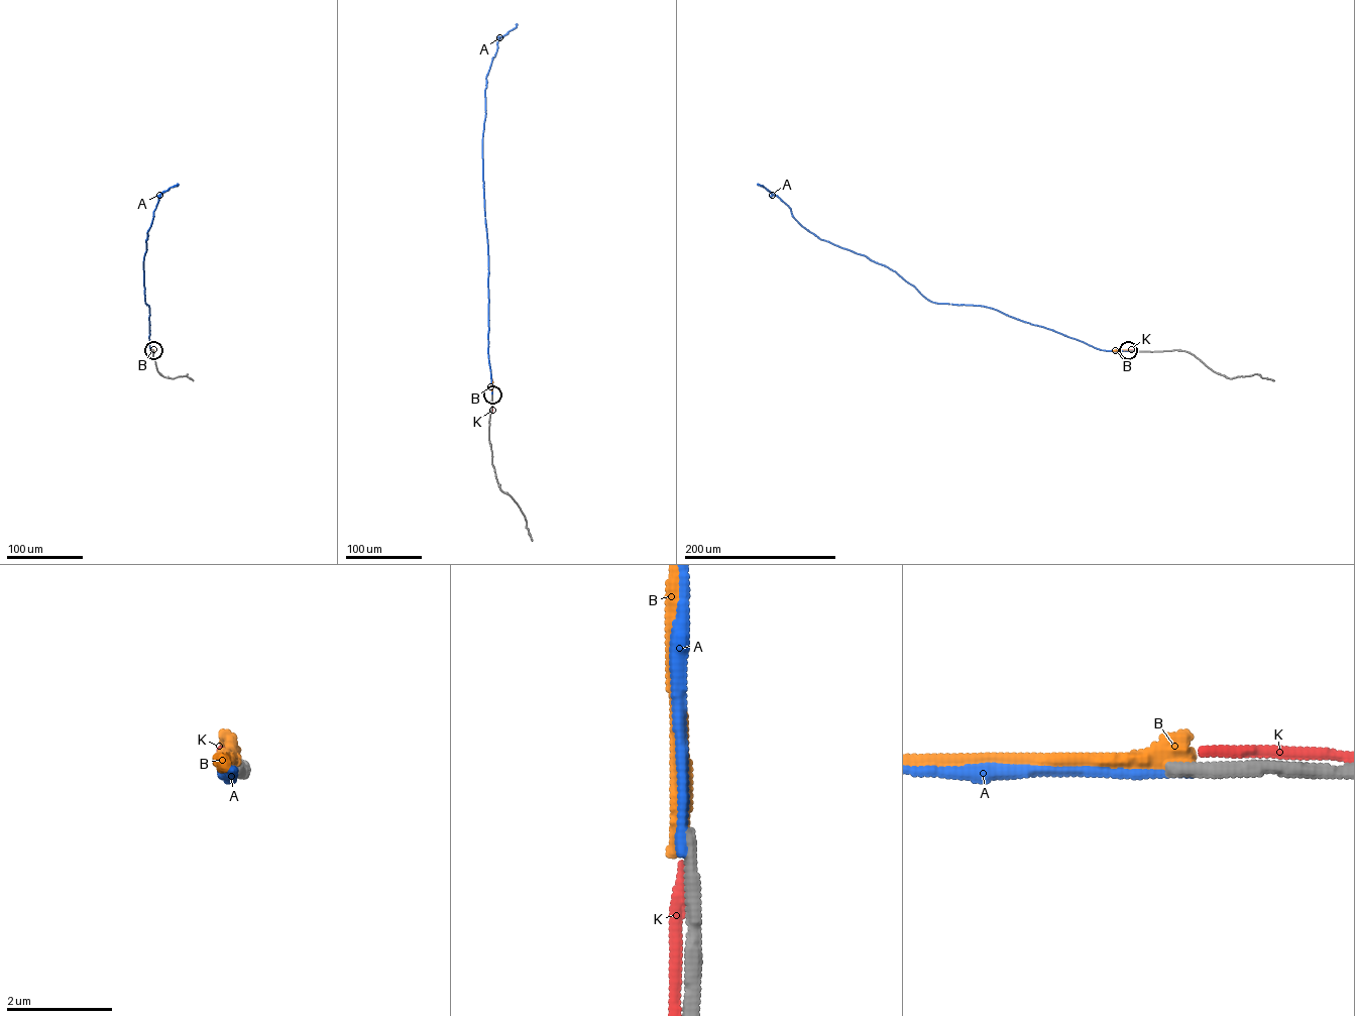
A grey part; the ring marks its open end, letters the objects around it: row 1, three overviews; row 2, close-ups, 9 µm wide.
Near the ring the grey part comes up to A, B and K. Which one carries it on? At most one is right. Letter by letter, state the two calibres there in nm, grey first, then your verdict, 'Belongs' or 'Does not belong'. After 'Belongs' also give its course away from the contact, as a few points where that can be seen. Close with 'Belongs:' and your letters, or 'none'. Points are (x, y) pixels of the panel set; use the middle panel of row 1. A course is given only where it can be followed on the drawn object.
A: Thickness 280 nm (grey) against 180 nm. Does not belong
B: Thickness 260 nm (grey) against 460 nm. Does not belong
K: Thickness 320 nm (grey) against 260 nm. Does not belong
Belongs: none

